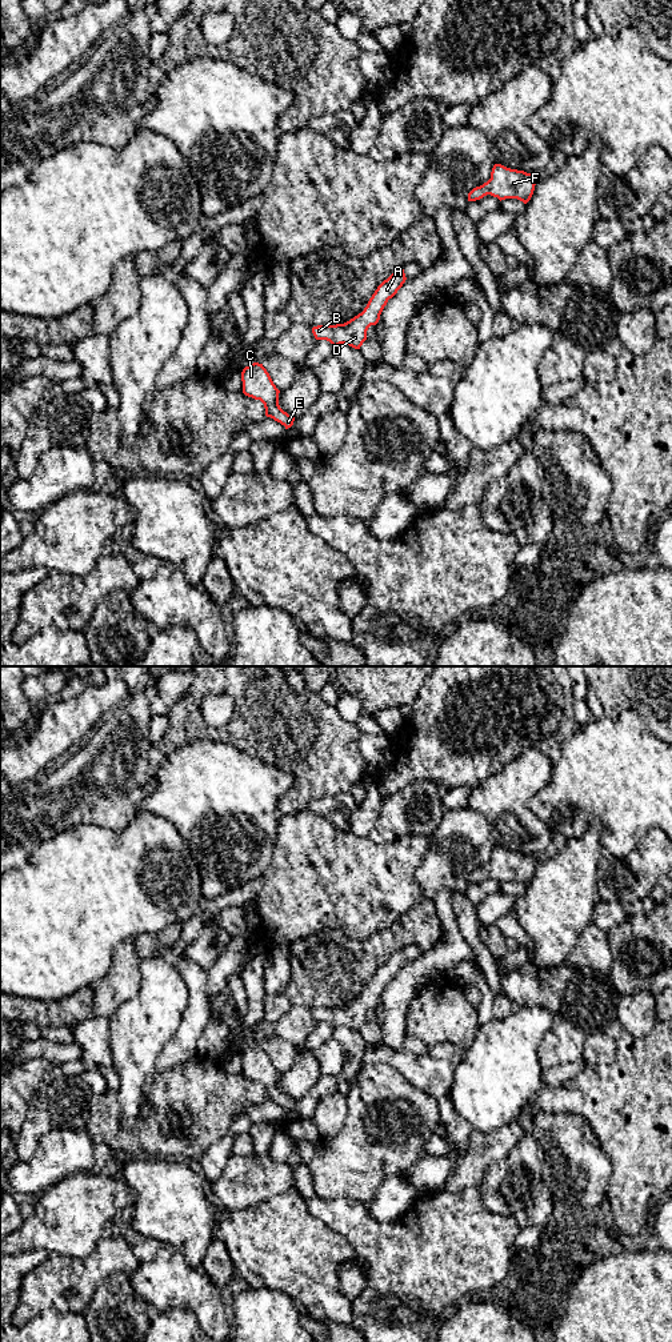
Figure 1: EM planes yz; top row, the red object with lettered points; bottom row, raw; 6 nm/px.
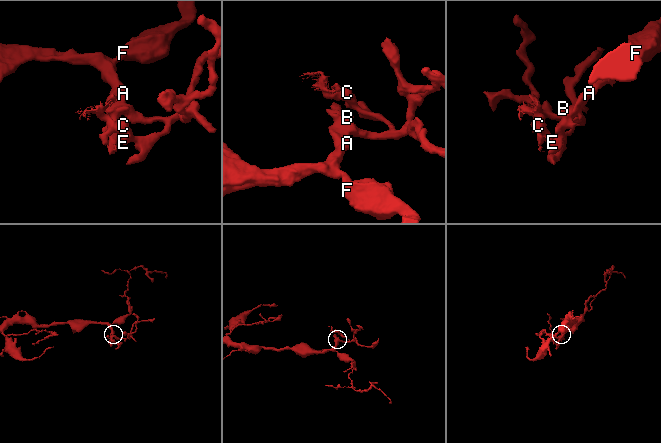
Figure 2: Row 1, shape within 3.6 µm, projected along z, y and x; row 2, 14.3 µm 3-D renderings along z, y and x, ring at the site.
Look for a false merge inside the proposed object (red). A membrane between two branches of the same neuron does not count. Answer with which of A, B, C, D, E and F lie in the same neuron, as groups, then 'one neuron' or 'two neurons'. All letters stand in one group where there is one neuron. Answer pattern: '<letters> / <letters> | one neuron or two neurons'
A B C D E F | one neuron

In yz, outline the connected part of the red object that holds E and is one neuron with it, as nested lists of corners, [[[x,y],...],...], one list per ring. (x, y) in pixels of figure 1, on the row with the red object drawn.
[[[253,362],[241,372],[243,393],[255,400],[260,400],[265,408],[265,416],[285,426],[293,425],[295,417],[284,412],[279,405],[280,390],[273,384],[263,364]]]

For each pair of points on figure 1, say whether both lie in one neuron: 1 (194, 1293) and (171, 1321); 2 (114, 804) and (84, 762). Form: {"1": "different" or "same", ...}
{"1": "different", "2": "different"}

